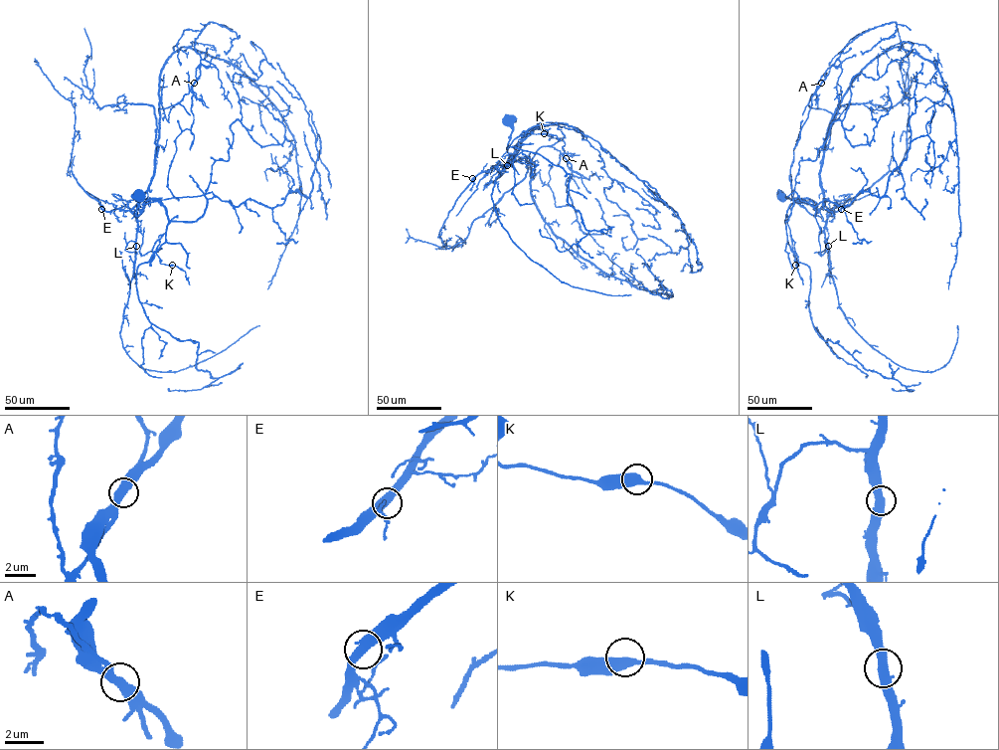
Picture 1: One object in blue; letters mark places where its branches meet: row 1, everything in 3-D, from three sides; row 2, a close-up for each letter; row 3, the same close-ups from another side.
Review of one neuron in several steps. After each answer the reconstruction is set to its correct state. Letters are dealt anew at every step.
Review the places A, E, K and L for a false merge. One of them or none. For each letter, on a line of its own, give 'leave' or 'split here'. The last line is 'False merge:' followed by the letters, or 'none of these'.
A: leave
E: leave
K: leave
L: leave
False merge: none of these

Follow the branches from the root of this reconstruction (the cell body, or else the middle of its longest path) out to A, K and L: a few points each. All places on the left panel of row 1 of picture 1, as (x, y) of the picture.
A: (139, 197), (136, 216), (140, 213), (138, 200), (154, 174), (159, 109), (177, 103), (194, 83)
K: (139, 197), (136, 216), (143, 204), (155, 201), (166, 211), (165, 241), (155, 252), (161, 264), (172, 265)
L: (139, 197), (135, 215), (140, 213), (135, 206), (130, 210), (137, 223), (136, 246)

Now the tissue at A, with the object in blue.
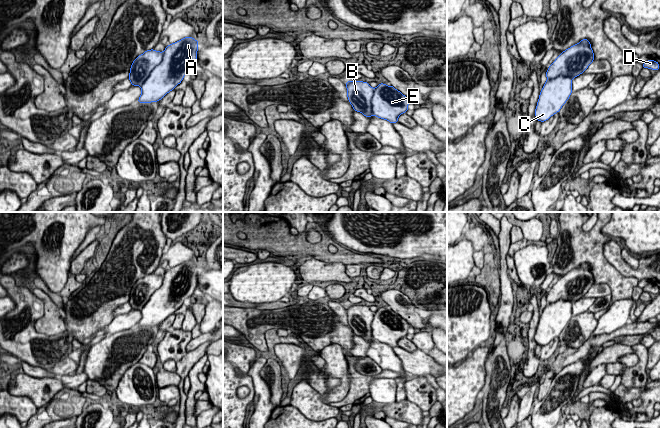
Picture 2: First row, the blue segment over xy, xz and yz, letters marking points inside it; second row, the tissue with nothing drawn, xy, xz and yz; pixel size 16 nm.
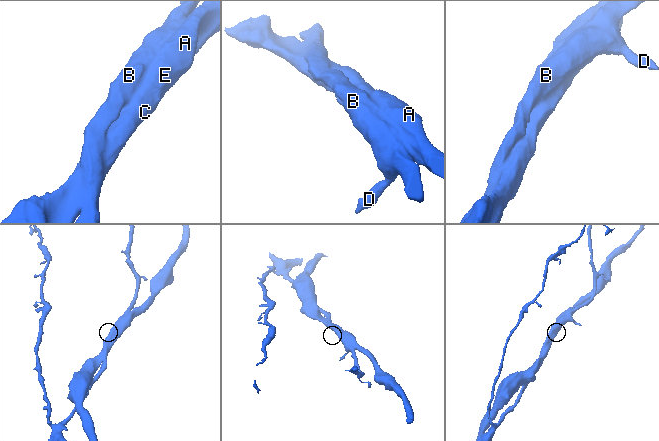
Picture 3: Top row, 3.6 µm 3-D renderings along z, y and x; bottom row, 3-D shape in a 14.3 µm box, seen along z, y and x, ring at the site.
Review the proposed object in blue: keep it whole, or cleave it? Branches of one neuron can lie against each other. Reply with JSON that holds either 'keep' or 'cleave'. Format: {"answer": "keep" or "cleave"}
{"answer": "keep"}

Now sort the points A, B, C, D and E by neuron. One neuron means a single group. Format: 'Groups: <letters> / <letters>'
Groups: A B C D E

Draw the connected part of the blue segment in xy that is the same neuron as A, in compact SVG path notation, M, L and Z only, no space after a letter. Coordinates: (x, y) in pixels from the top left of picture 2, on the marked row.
M188 36L169 44L163 52L146 50L133 61L129 80L141 87L137 102L160 101L181 83L184 76L197 69L198 40Z

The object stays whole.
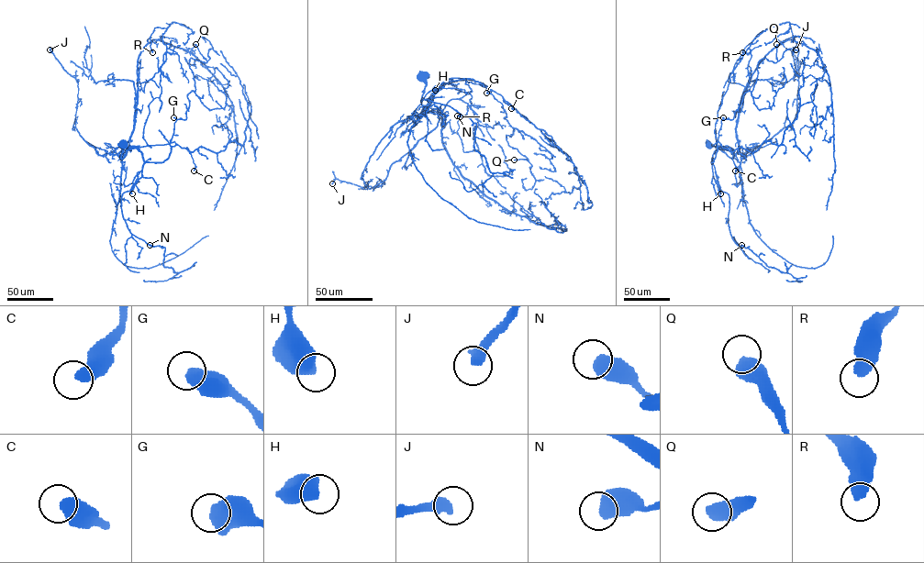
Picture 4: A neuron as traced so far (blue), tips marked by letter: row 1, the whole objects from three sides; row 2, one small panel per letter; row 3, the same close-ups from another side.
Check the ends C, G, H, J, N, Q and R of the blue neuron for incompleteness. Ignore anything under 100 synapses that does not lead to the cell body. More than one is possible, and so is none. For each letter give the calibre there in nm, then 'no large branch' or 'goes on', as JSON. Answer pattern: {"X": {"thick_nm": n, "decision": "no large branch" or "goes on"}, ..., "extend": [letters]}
{"C": {"thick_nm": 500, "decision": "no large branch"}, "G": {"thick_nm": 650, "decision": "no large branch"}, "H": {"thick_nm": 600, "decision": "no large branch"}, "J": {"thick_nm": 420, "decision": "no large branch"}, "N": {"thick_nm": 600, "decision": "no large branch"}, "Q": {"thick_nm": 550, "decision": "no large branch"}, "R": {"thick_nm": 480, "decision": "no large branch"}, "extend": []}

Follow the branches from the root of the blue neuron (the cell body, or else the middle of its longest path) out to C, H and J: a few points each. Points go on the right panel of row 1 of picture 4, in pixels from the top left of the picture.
C: (708, 145), (732, 159), (735, 155), (730, 150), (712, 145), (718, 141), (723, 148), (729, 148), (735, 171)
H: (708, 145), (718, 147), (732, 159), (735, 155), (718, 148), (713, 155), (713, 176), (720, 193)
J: (708, 145), (732, 159), (739, 151), (748, 155), (790, 126), (796, 112), (798, 77), (791, 51), (795, 49)

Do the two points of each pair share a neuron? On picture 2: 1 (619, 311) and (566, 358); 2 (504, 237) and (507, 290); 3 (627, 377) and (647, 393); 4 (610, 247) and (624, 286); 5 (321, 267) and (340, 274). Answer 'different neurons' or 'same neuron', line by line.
1: different neurons
2: same neuron
3: different neurons
4: different neurons
5: same neuron

